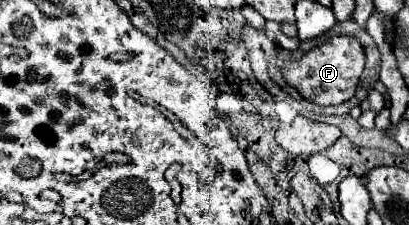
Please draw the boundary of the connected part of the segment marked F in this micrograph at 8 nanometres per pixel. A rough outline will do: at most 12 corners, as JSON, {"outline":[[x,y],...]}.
{"outline":[[331,37],[283,75],[321,107],[353,97],[365,67],[353,37]]}

